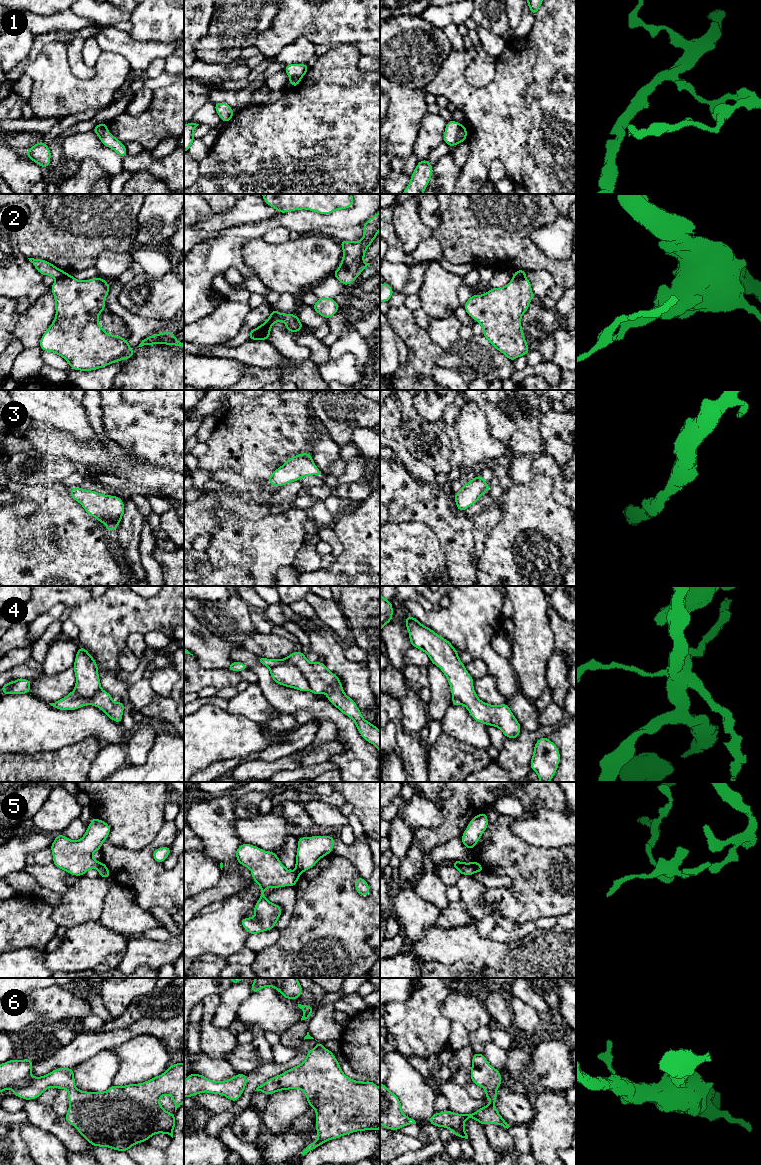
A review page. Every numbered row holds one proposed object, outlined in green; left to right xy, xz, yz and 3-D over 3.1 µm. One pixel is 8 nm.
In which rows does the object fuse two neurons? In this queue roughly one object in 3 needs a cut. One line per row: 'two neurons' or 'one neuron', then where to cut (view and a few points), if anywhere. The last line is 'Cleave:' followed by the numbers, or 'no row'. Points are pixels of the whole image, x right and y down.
1: two neurons; cut in yz along (460, 124), (455, 143)
2: two neurons; cut in xz along (257, 328), (257, 336), (254, 339)
3: one neuron; no cut
4: one neuron; no cut
5: two neurons; cut in yz along (469, 863), (474, 871)
6: one neuron; no cut
Cleave: 1, 2, 5

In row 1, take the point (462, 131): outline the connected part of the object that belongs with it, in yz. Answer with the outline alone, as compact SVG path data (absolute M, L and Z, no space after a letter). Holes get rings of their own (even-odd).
M460 124L457 134L457 142L456 144L462 143L467 139L467 129L463 124Z

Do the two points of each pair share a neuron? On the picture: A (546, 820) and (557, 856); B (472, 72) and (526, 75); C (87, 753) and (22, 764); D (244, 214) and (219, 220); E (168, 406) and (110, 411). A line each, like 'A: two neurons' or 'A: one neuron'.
A: two neurons
B: two neurons
C: one neuron
D: one neuron
E: one neuron

